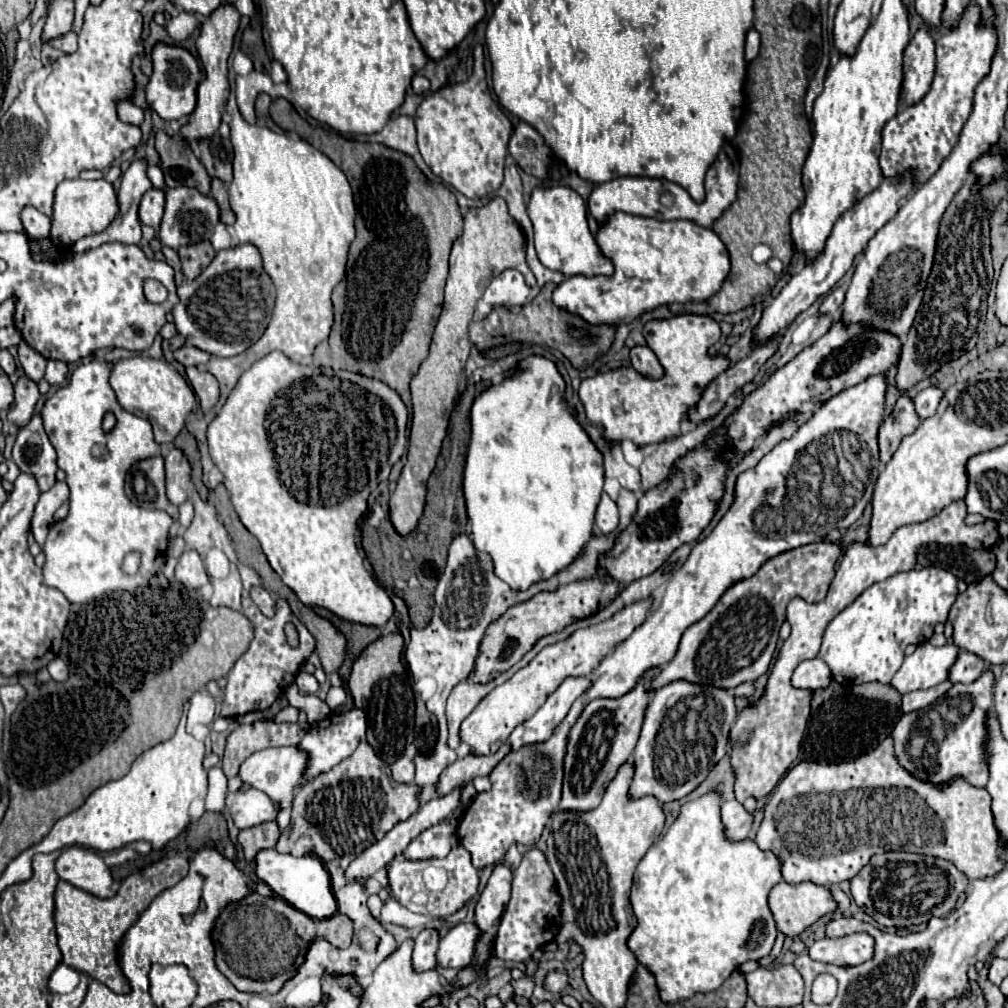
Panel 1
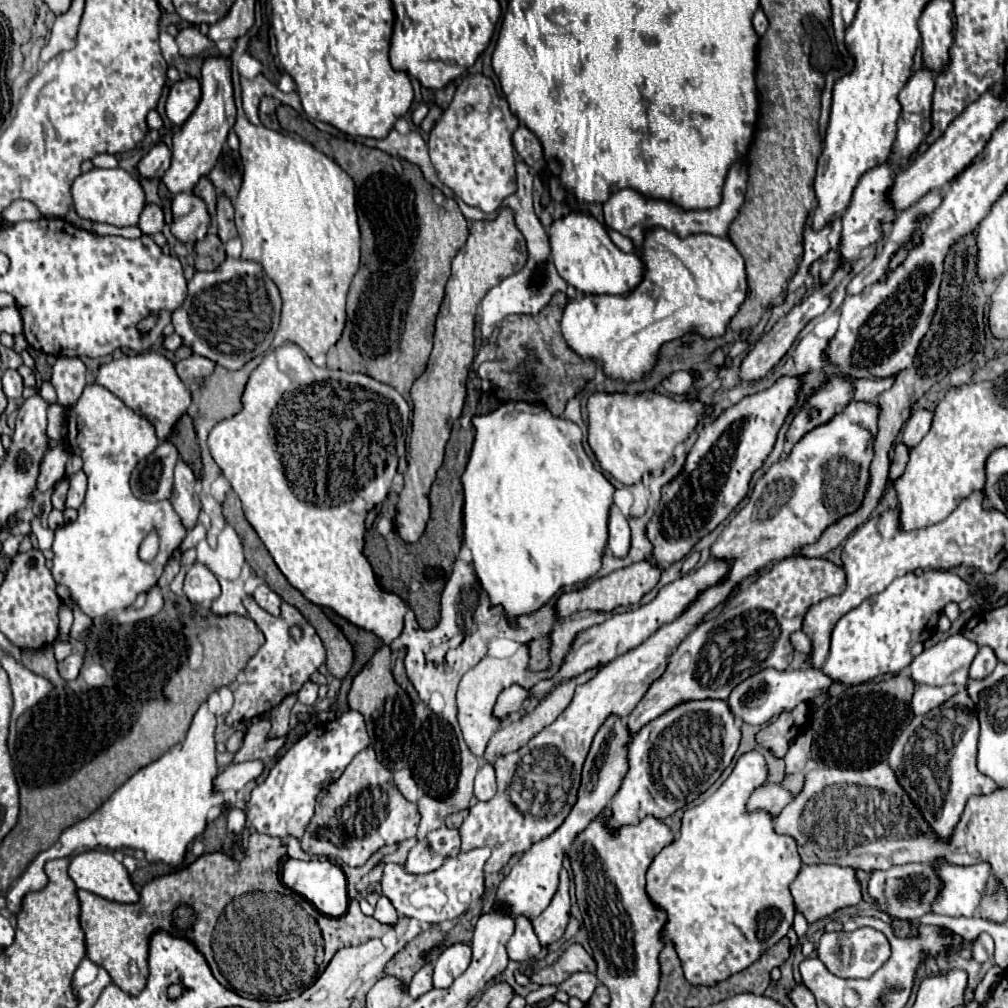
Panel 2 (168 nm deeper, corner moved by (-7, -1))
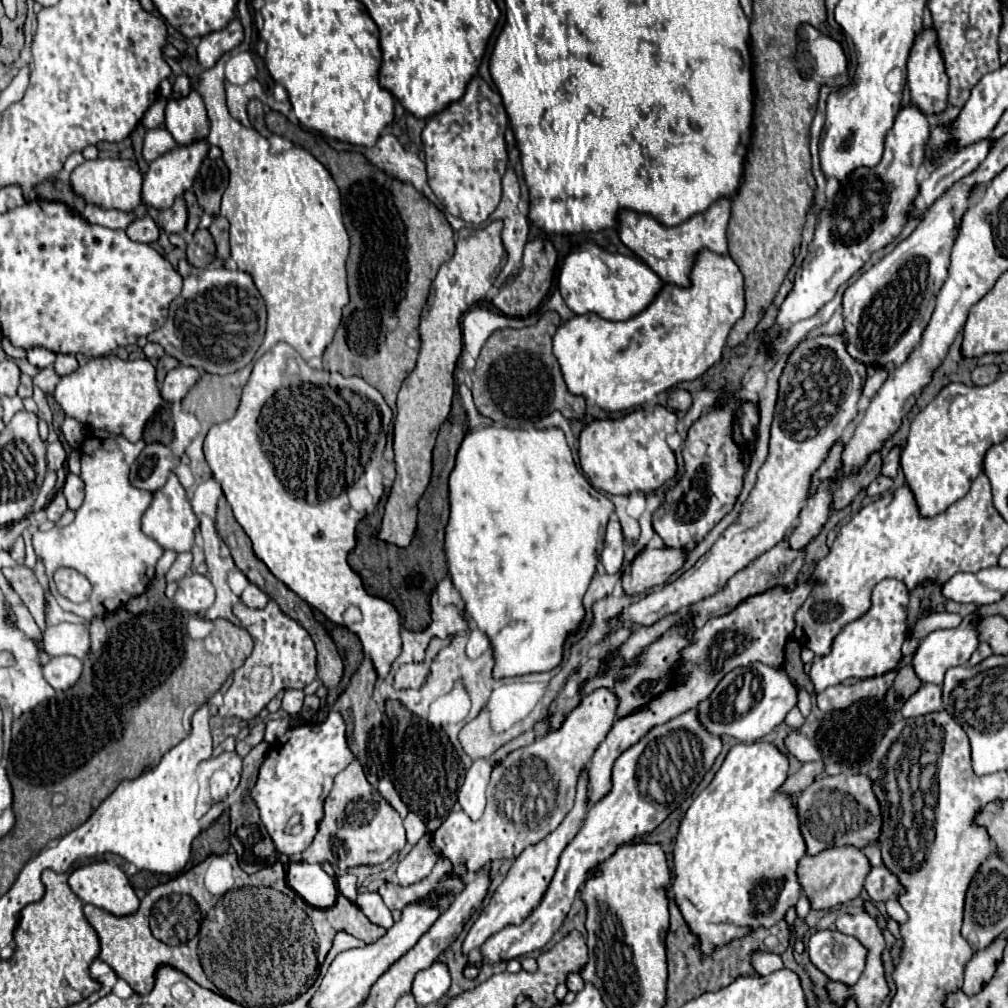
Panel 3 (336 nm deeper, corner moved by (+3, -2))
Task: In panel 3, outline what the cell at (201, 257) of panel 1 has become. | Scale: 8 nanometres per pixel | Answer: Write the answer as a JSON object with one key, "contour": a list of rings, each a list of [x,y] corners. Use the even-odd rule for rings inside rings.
{"contour":[[[198,229],[194,233],[194,239],[188,243],[188,261],[194,267],[206,267],[210,261],[214,261],[214,239],[208,229]]]}

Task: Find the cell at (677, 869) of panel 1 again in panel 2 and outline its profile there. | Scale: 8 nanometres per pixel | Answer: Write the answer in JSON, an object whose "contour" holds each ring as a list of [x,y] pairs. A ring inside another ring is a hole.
{"contour":[[[746,752],[740,756],[740,760],[736,762],[732,774],[724,780],[724,784],[710,796],[706,798],[702,804],[698,804],[696,808],[688,808],[682,816],[682,828],[680,828],[680,836],[674,838],[668,846],[662,848],[662,852],[652,860],[652,864],[648,866],[648,872],[646,872],[646,892],[648,892],[648,898],[650,902],[664,910],[668,914],[668,920],[662,928],[662,938],[670,940],[678,952],[678,958],[682,962],[682,970],[684,970],[684,976],[686,980],[692,984],[692,986],[714,986],[734,974],[738,974],[740,970],[748,968],[754,960],[758,960],[762,956],[762,952],[766,952],[768,948],[772,948],[774,944],[778,944],[786,932],[790,930],[792,926],[792,920],[794,920],[794,904],[790,900],[790,892],[788,892],[788,884],[796,878],[796,874],[800,872],[802,868],[802,862],[800,862],[800,856],[796,852],[796,842],[790,840],[790,836],[778,836],[772,828],[772,818],[766,814],[766,812],[754,812],[754,814],[746,814],[744,810],[744,804],[746,800],[750,798],[750,794],[754,792],[754,788],[758,788],[766,778],[766,766],[764,766],[764,758],[760,752]]]}

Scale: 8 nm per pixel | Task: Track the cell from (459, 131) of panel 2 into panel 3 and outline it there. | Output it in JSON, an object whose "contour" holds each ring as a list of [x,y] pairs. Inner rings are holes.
{"contour":[[[480,77],[468,83],[466,95],[452,103],[444,113],[432,117],[422,131],[422,145],[426,155],[428,183],[444,205],[446,213],[468,221],[484,223],[498,207],[502,197],[502,175],[506,173],[508,153],[504,131],[508,115],[500,93],[492,91]]]}

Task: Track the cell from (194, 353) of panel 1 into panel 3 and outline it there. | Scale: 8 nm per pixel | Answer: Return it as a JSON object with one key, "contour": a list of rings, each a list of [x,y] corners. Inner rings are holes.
{"contour":[[[178,365],[176,369],[168,371],[164,383],[160,385],[160,395],[166,403],[178,403],[186,397],[186,393],[190,391],[190,387],[198,381],[198,371],[192,367],[184,367]]]}

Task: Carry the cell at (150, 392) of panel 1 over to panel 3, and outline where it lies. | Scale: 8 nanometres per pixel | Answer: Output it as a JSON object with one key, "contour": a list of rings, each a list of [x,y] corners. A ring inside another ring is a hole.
{"contour":[[[116,355],[90,359],[74,373],[62,375],[54,389],[54,399],[66,417],[74,417],[92,429],[122,435],[132,443],[140,441],[146,421],[162,405],[154,365],[148,359],[122,361]]]}

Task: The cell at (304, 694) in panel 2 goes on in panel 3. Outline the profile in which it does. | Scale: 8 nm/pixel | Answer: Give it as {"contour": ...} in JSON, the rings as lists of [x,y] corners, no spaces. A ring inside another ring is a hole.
{"contour":[[[288,689],[284,693],[284,699],[282,699],[282,709],[288,713],[288,715],[294,715],[302,709],[302,701],[304,701],[304,693],[298,691],[298,689]]]}

